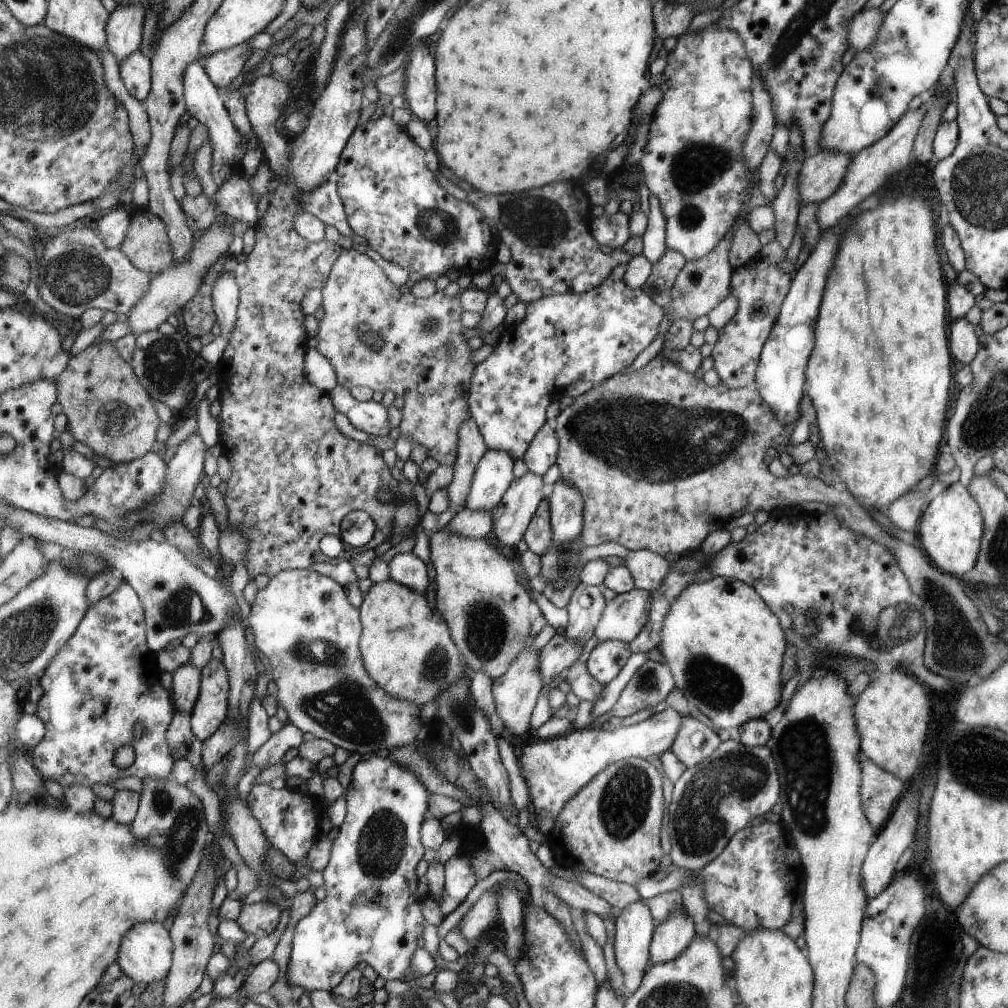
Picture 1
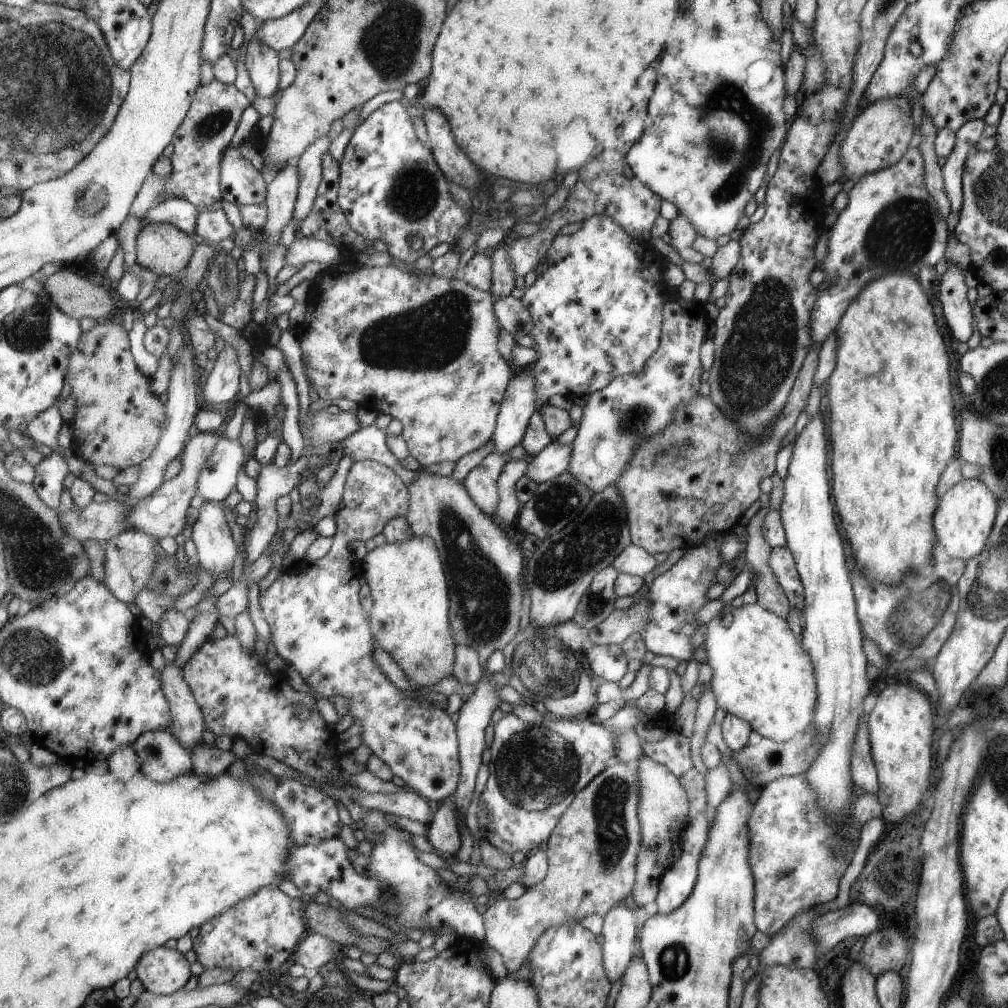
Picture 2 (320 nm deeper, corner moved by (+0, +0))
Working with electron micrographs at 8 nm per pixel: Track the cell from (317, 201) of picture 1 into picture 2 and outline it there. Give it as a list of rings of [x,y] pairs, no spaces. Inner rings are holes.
[[[253,36],[246,50],[246,69],[257,96],[271,97],[280,90],[281,62],[277,51]]]

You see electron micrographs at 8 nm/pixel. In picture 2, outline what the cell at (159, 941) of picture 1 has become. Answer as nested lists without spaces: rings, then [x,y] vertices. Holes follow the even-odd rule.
[[[161,944],[137,964],[136,973],[146,991],[159,995],[171,995],[191,980],[191,962],[179,947],[167,948]]]

